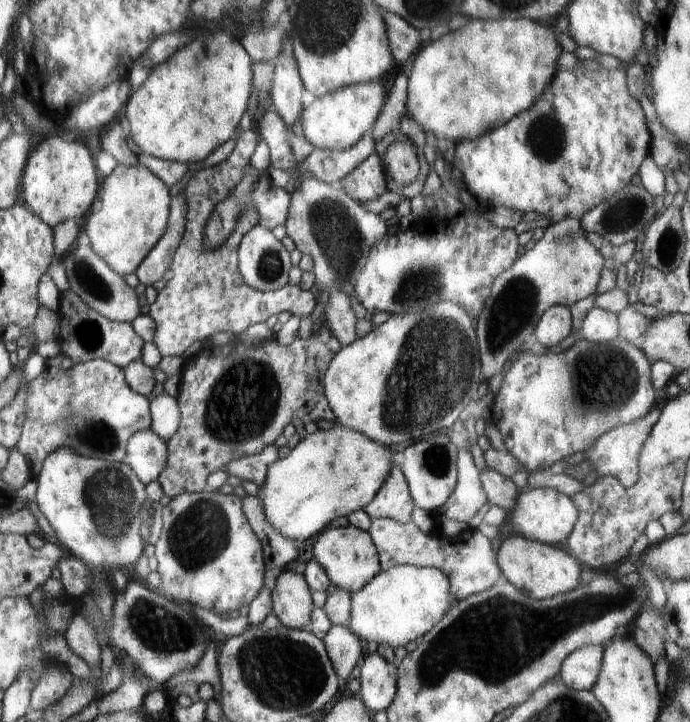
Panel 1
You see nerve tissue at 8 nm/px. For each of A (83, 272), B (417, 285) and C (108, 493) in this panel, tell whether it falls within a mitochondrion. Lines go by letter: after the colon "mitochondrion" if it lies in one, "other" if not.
A: mitochondrion
B: mitochondrion
C: mitochondrion

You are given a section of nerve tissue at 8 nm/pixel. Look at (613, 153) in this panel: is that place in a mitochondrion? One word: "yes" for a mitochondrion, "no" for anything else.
no

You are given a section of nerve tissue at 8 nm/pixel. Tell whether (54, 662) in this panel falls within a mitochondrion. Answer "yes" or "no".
no

